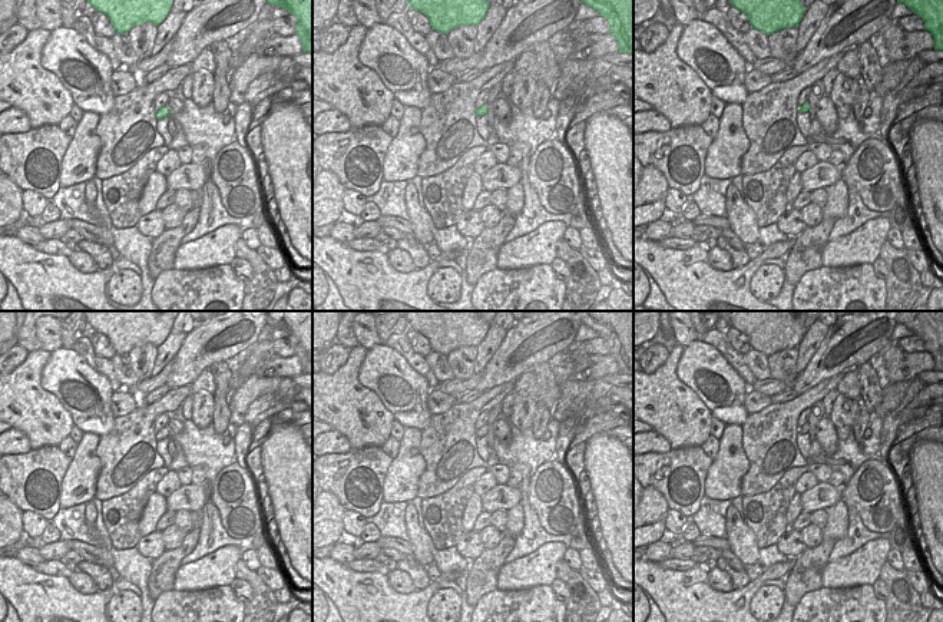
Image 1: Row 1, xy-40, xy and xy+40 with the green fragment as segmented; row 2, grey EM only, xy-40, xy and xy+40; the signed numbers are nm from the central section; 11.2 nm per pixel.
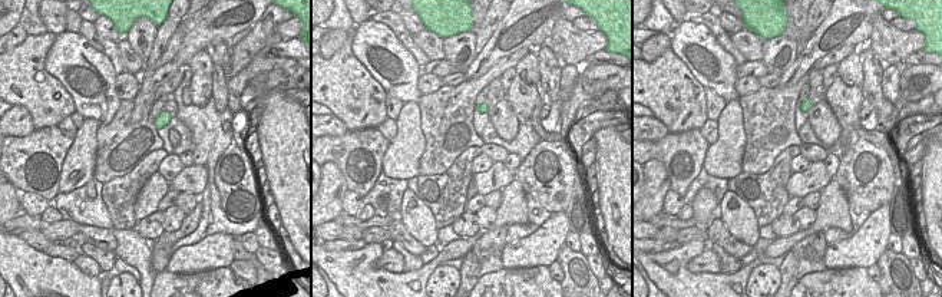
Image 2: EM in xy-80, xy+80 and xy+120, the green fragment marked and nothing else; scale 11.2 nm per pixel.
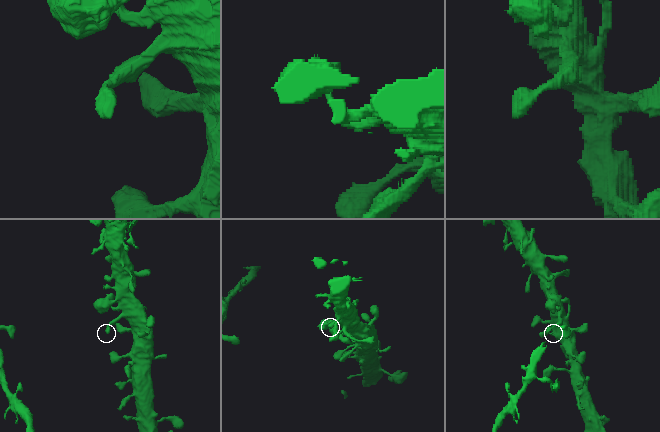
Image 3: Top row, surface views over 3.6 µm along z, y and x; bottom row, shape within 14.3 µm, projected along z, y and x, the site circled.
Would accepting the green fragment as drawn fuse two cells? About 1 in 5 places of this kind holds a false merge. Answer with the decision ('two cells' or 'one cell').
one cell

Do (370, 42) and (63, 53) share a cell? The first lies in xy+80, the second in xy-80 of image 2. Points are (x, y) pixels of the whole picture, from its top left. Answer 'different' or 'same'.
same

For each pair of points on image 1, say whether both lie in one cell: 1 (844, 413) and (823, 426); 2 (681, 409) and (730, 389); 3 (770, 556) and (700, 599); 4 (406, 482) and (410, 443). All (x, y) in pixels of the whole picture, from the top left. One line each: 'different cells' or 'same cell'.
1: different cells
2: different cells
3: different cells
4: same cell

